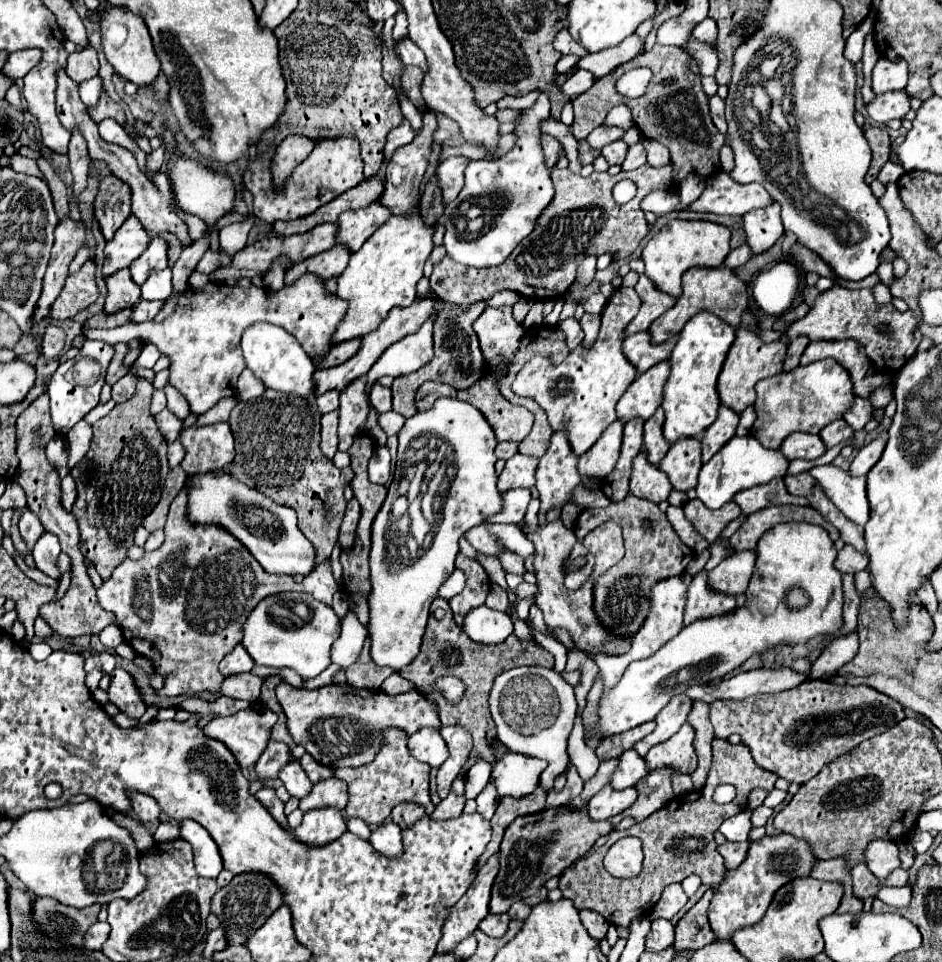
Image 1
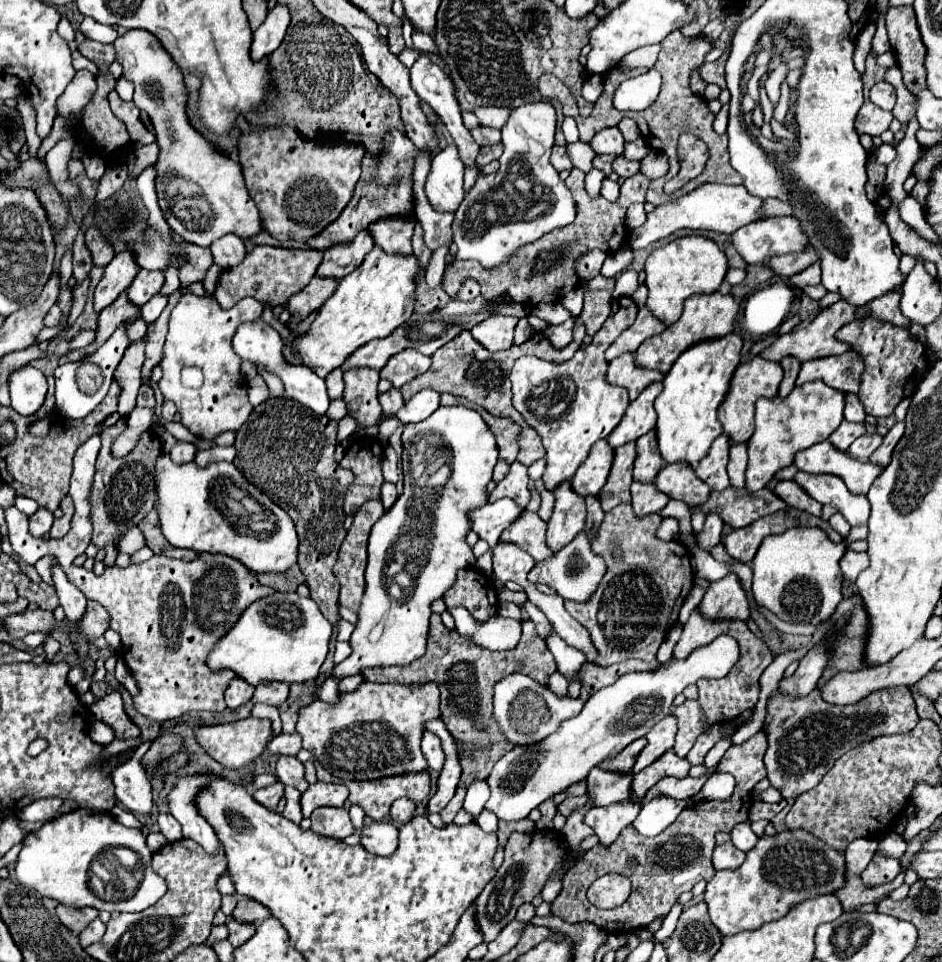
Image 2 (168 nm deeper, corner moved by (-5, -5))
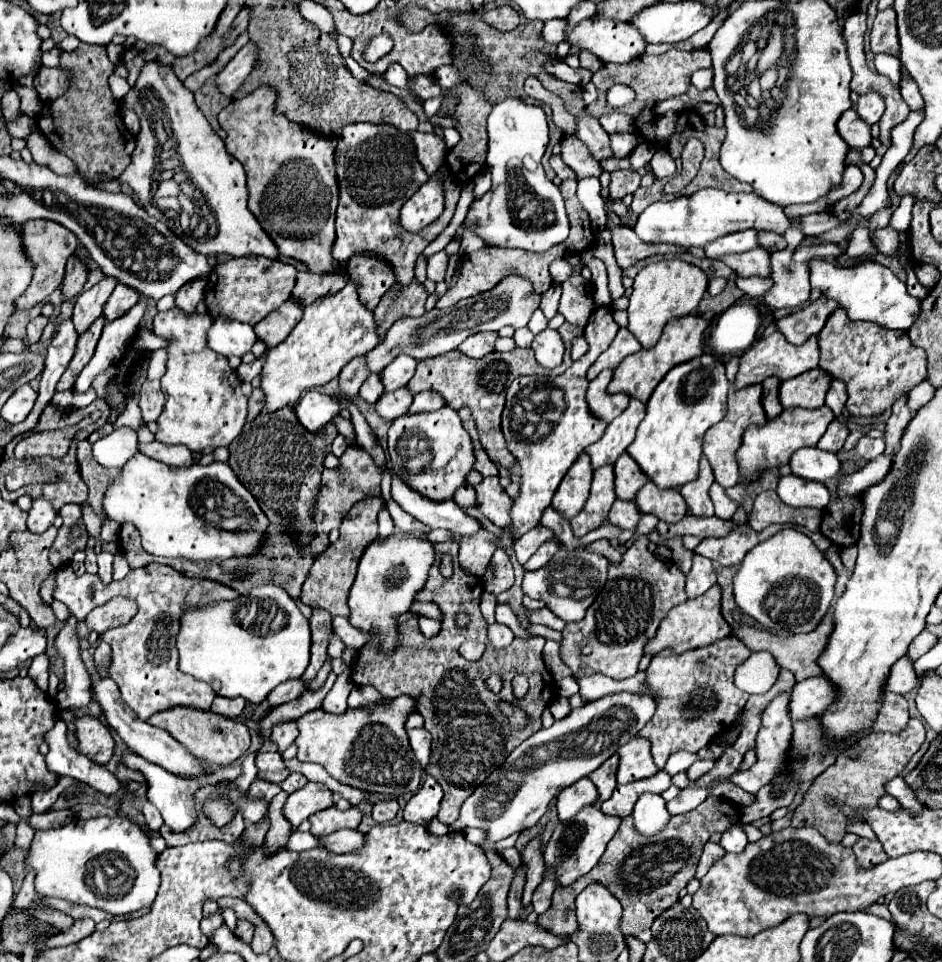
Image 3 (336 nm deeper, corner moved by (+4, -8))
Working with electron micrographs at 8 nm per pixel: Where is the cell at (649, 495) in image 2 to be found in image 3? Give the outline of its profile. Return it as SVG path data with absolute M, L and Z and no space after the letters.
M616 499L610 513L608 513L608 519L612 525L618 525L622 529L622 535L620 535L620 543L628 541L634 537L636 533L636 525L640 521L640 511L636 507L634 501L622 501L622 499Z

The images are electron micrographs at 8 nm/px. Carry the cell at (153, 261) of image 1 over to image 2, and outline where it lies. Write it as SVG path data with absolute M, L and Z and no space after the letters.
M139 272L127 288L127 298L135 306L143 306L153 294L161 290L163 272Z

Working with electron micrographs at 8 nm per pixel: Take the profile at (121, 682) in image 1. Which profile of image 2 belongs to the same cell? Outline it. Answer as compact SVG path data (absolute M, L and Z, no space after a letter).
M111 692L103 700L91 704L89 712L91 712L93 720L97 718L103 724L107 724L115 732L115 738L119 738L119 740L139 736L139 728L129 720L129 716L123 710L123 700L121 700L119 692Z

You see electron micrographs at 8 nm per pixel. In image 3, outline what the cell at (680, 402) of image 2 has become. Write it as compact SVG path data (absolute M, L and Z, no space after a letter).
M712 353L672 367L654 389L646 403L646 417L628 453L658 487L674 489L696 479L698 461L702 457L702 437L708 427L716 425L726 415L728 389L730 381L726 379L726 367Z

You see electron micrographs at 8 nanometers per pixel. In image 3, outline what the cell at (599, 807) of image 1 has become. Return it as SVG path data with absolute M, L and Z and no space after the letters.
M598 805L584 807L572 821L558 823L554 829L552 839L544 847L544 859L546 867L556 867L556 879L560 879L560 885L570 885L578 877L586 875L602 857L608 841L614 837L614 833L620 827L620 817L614 815L604 815Z

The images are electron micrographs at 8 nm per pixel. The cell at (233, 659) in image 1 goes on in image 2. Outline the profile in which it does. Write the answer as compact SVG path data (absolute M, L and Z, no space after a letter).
M233 678L225 692L227 708L237 708L237 706L249 702L253 692L255 692L255 688L251 684L245 684L245 680L241 680L241 678Z

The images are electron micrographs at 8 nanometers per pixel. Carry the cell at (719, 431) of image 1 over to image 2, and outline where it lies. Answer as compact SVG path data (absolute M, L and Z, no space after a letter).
M717 438L705 456L701 464L695 468L695 474L711 488L711 490L725 490L729 488L729 476L727 476L727 462L729 462L729 440Z

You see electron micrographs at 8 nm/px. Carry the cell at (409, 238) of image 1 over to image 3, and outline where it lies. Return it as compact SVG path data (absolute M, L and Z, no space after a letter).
M346 283L336 295L324 295L316 303L304 307L304 317L292 329L292 333L274 349L268 351L268 359L262 367L262 383L266 395L266 411L278 411L284 405L296 405L304 391L322 387L336 379L340 367L350 359L366 355L380 343L374 313L360 303L356 283Z

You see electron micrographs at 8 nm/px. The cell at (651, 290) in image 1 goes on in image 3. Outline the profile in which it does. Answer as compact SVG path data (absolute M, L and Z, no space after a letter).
M622 327L620 331L618 331L618 335L616 335L616 339L612 341L612 345L596 359L596 363L590 367L590 371L588 371L588 379L594 379L602 369L606 369L606 367L616 367L626 355L630 355L630 353L636 353L636 351L640 351L642 347L640 347L640 341L636 341L636 337L626 329L626 327Z

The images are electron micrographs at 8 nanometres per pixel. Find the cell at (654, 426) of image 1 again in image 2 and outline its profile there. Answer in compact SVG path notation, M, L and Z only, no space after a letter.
M653 430L645 436L641 436L635 442L637 448L637 458L633 464L633 480L637 482L653 482L657 472L665 466L665 462L661 460L661 454L657 452L657 440L653 436Z

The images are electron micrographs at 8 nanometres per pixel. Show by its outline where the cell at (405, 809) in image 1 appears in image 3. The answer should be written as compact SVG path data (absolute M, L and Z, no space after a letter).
M394 799L378 801L374 803L374 809L372 809L372 817L376 823L388 823L396 817L396 813L398 813L398 803Z

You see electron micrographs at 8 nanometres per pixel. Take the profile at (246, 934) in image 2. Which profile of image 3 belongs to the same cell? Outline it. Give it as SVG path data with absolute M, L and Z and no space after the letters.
M238 919L234 933L236 933L238 939L242 939L244 943L250 943L250 941L252 941L252 935L254 935L254 927L252 927L250 921L246 921L246 919Z

